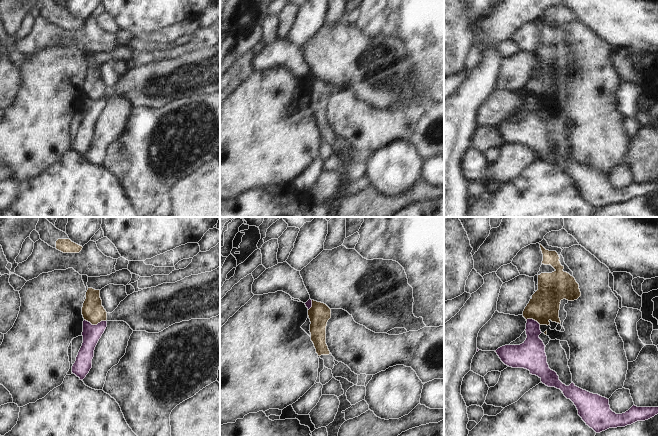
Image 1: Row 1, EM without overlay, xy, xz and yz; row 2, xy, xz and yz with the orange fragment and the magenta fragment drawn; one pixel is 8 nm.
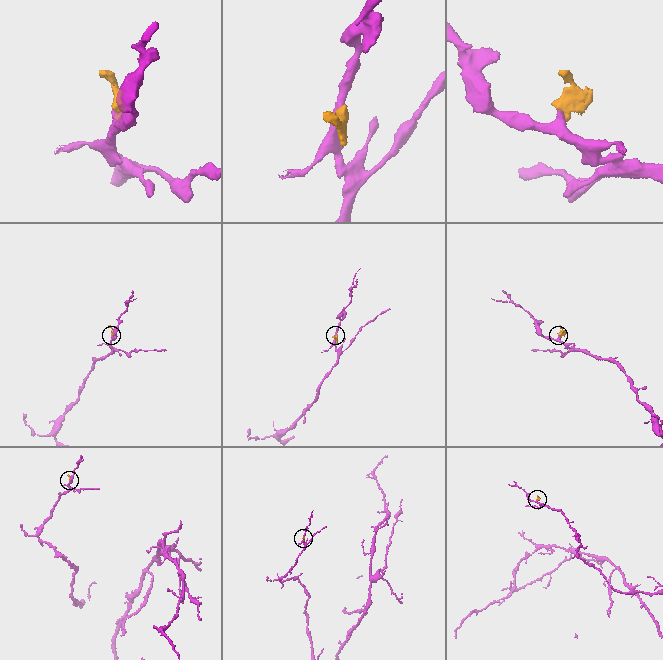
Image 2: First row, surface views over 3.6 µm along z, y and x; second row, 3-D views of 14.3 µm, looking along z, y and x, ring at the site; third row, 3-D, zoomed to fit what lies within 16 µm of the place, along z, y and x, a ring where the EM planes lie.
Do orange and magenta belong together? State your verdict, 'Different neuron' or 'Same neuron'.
Different neuron.

